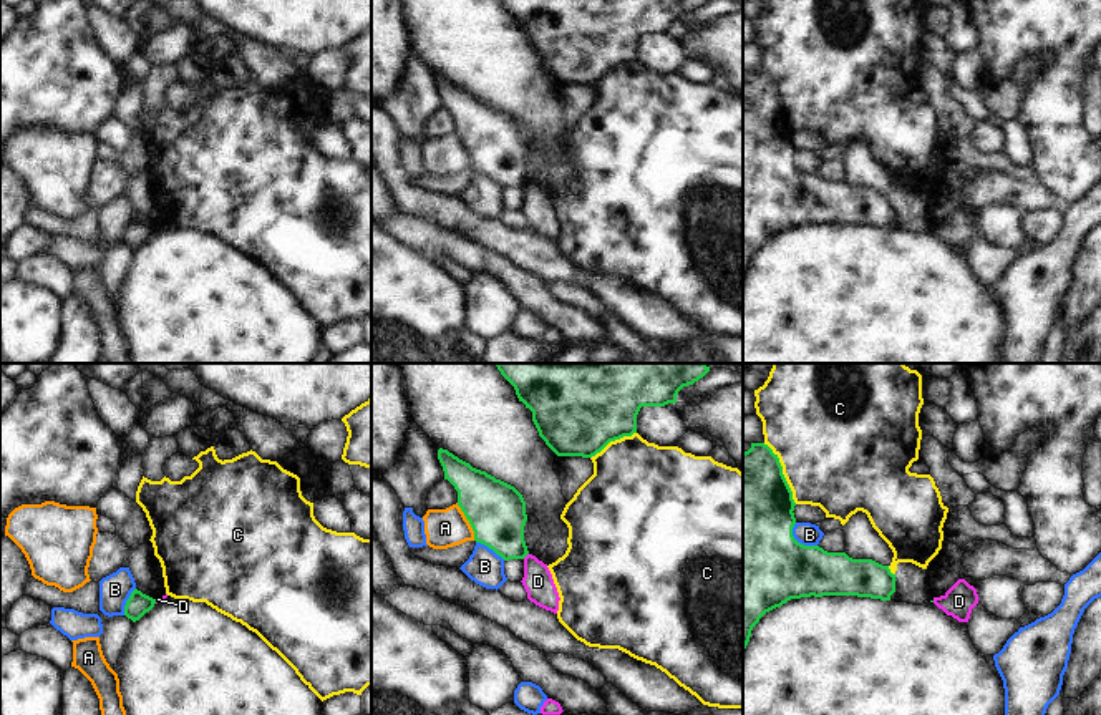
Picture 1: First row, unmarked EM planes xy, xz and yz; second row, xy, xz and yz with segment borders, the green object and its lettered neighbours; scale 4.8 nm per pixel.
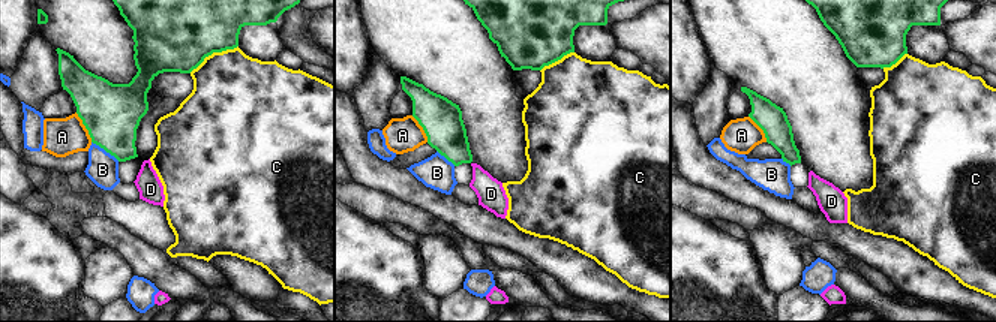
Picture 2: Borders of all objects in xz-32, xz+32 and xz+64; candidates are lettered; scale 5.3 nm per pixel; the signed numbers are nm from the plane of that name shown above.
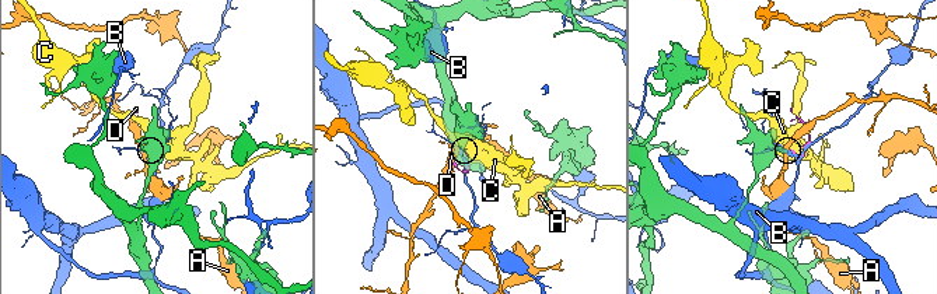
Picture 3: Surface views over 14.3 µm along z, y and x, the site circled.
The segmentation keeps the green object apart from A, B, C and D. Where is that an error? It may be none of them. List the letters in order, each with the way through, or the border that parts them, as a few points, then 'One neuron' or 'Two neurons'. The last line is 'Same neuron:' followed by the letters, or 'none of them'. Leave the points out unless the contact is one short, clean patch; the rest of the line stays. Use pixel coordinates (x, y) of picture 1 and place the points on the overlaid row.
A: Boundary: xz (456, 503), (475, 539). Two neurons
B: Two neurons
C: Two neurons
D: Boundary: xz (528, 553), (523, 558). Two neurons
Same neuron: none of them.

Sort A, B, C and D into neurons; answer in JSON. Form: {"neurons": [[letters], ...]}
{"neurons": [["A"], ["B"], ["C"], ["D"]]}

